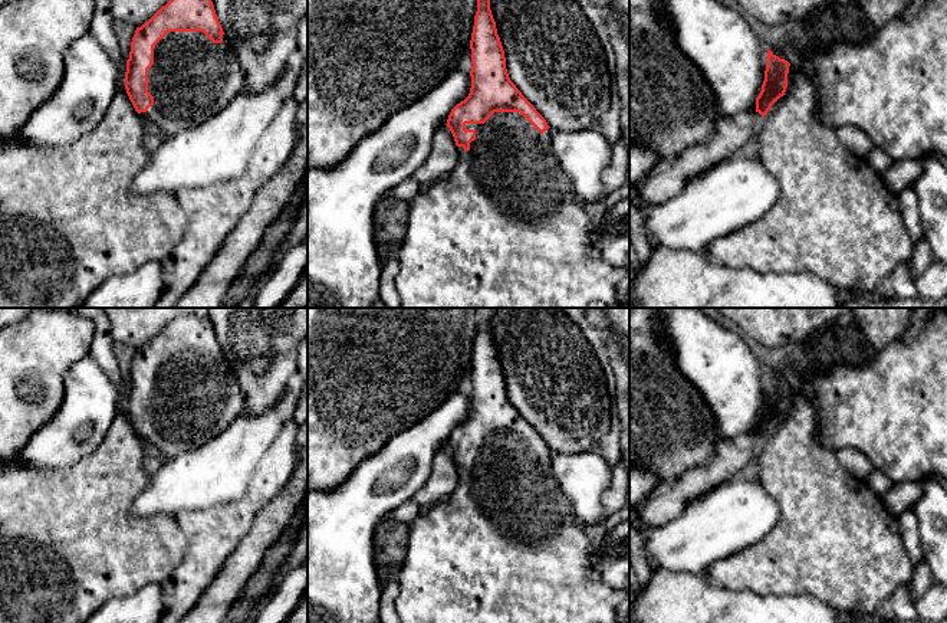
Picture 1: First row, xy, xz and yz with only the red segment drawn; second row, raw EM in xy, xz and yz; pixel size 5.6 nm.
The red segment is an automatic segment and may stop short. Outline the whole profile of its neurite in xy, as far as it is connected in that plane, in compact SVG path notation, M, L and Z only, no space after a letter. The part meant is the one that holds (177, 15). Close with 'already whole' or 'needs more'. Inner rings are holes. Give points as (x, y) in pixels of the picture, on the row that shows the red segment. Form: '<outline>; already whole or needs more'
M170 0L148 22L137 27L126 60L125 89L144 118L155 124L164 137L175 135L200 124L230 104L244 86L244 72L227 35L217 19L211 0Z; needs more

